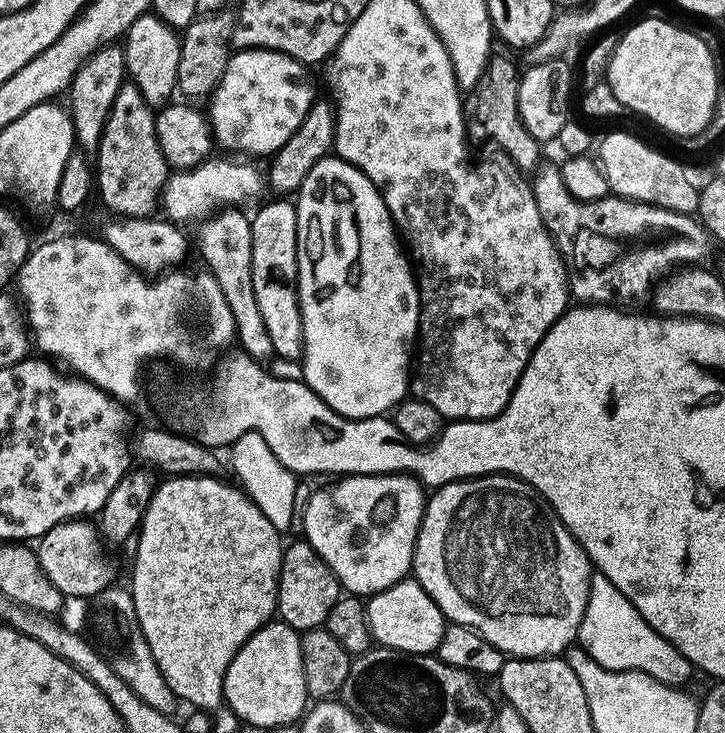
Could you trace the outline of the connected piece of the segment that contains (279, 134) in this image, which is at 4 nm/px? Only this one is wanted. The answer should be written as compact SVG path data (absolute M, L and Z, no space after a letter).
M268 48L233 51L228 57L220 84L210 97L212 105L206 108L215 143L219 147L221 144L229 148L232 154L265 158L275 154L287 142L290 134L302 126L302 118L306 118L312 105L312 84L304 72L307 72L305 65Z

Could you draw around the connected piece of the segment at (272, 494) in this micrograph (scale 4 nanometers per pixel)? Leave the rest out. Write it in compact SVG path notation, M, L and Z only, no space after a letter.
M247 432L242 434L230 446L230 468L240 478L239 487L248 497L270 518L270 526L274 526L277 532L284 534L292 524L292 519L297 519L298 504L296 508L296 483L298 477L295 472L286 470L282 462L270 450L266 444L266 438L262 438L260 432Z

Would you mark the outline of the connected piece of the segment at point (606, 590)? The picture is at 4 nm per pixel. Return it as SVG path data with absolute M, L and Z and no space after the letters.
M598 571L592 573L578 644L594 662L598 662L598 666L606 666L606 670L650 674L650 678L658 678L658 682L673 686L687 685L687 680L694 675L691 662L677 648L670 646L662 634L653 630L646 618L638 614L630 598L626 598L626 594L622 594L622 590L618 590L610 578Z

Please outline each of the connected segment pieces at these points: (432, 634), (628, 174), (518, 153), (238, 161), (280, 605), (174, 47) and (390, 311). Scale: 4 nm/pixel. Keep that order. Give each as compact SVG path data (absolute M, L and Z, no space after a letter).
M405 578L394 586L367 597L366 607L372 639L377 645L399 652L432 654L435 653L438 642L442 642L446 627L444 615L415 578Z
M628 130L612 132L601 144L599 141L598 163L606 174L609 189L626 200L635 200L637 204L653 204L675 212L695 213L700 201L700 188L688 177L687 170L678 161L671 160L659 147L648 152L647 141L644 139L638 144L640 136L631 140L631 134Z
M493 54L488 58L484 78L476 85L476 112L484 132L500 147L499 151L512 160L521 173L535 173L540 160L541 141L535 140L526 130L520 117L520 78L522 72L508 56Z
M209 158L197 168L176 170L169 175L168 181L164 183L162 212L173 224L185 226L191 220L199 222L225 206L245 206L251 200L259 201L259 196L266 192L265 173L258 165L251 164L256 162L248 158L216 159Z
M297 538L289 548L287 545L283 549L276 591L276 612L283 623L299 633L311 628L323 628L328 623L330 610L334 610L334 602L338 602L341 595L340 579L307 540Z
M145 14L137 18L128 27L122 37L124 50L124 67L131 83L142 90L142 96L153 110L159 110L177 95L176 79L178 78L178 58L180 41L177 29L172 28L165 20L155 14Z
M329 154L310 166L294 203L298 218L296 293L304 323L302 379L326 406L351 420L391 413L410 392L410 361L420 330L420 290L384 194L362 170Z

